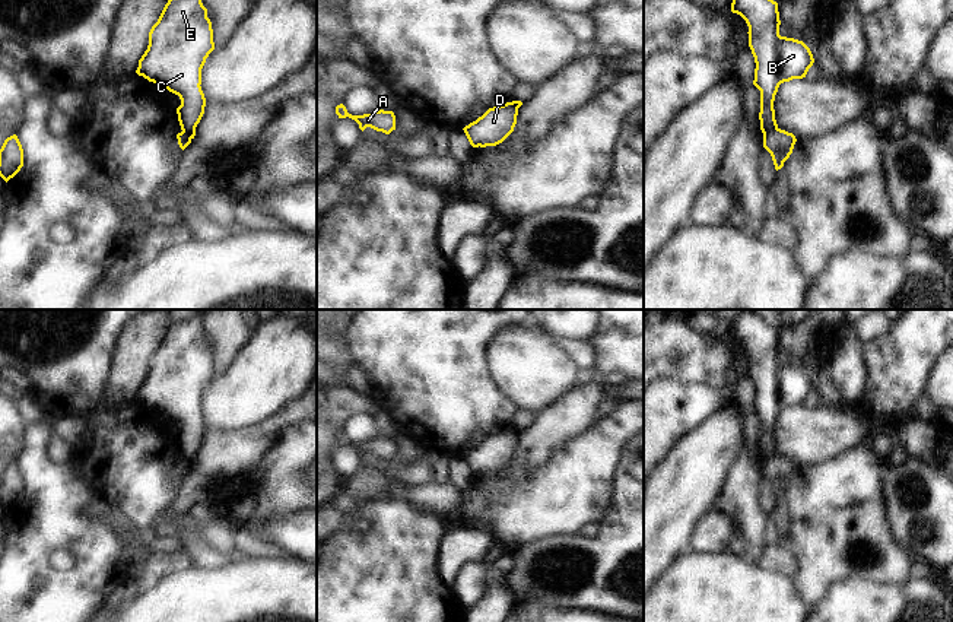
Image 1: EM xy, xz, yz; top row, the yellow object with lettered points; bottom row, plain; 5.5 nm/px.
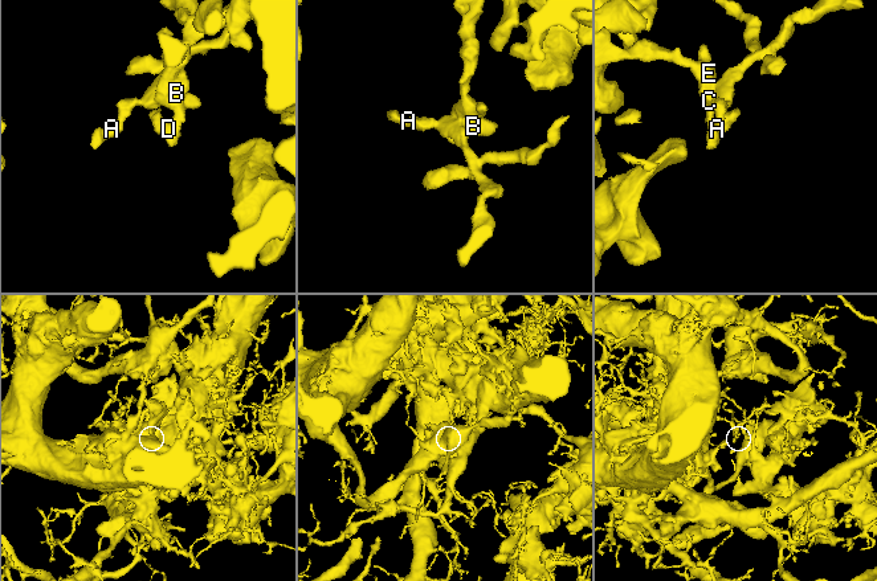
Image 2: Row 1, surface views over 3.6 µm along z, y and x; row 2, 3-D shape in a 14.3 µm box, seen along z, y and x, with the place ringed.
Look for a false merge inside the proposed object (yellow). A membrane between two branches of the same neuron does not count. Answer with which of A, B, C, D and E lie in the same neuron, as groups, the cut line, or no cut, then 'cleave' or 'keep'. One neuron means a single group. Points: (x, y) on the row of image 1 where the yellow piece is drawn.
A B C E / D | yz (777, 126), (764, 135) | cleave

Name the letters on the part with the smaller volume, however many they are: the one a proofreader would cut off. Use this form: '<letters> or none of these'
D

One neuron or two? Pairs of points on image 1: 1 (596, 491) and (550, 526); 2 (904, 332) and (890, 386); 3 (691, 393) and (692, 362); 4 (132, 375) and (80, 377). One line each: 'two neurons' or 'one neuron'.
1: one neuron
2: one neuron
3: two neurons
4: two neurons

